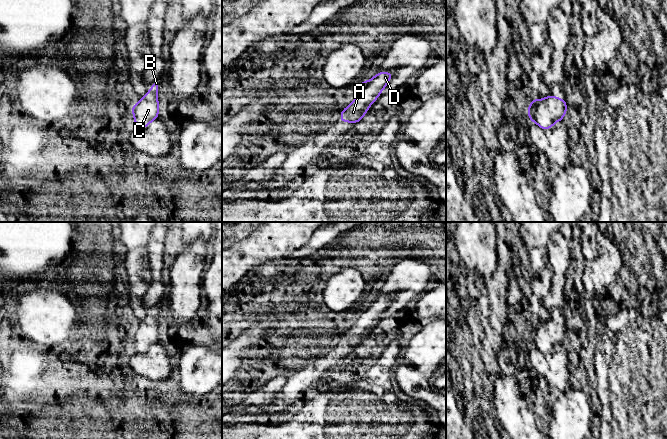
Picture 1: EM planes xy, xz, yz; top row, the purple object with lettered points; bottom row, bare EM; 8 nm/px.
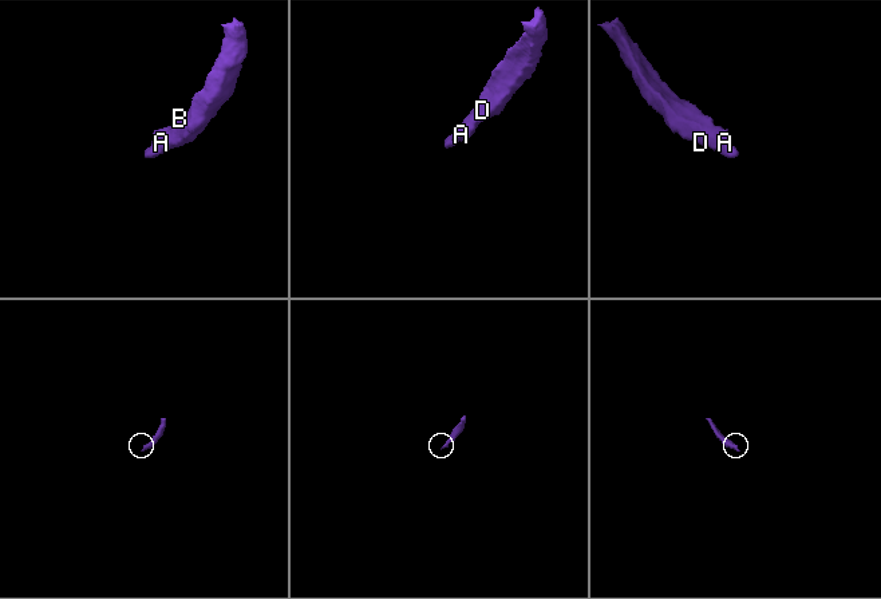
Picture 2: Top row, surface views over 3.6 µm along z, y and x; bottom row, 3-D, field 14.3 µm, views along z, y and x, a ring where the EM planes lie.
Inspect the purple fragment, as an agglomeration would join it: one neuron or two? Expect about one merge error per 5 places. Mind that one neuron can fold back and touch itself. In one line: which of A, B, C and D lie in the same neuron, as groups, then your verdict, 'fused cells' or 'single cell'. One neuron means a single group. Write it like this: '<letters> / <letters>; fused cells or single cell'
A B C D; single cell

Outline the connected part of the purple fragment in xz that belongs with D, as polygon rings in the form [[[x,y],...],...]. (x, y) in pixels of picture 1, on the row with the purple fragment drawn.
[[[379,72],[371,80],[360,83],[360,93],[354,101],[341,111],[340,121],[357,123],[367,113],[368,108],[378,99],[393,76],[392,72]]]

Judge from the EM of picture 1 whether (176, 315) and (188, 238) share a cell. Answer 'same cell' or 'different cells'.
different cells

